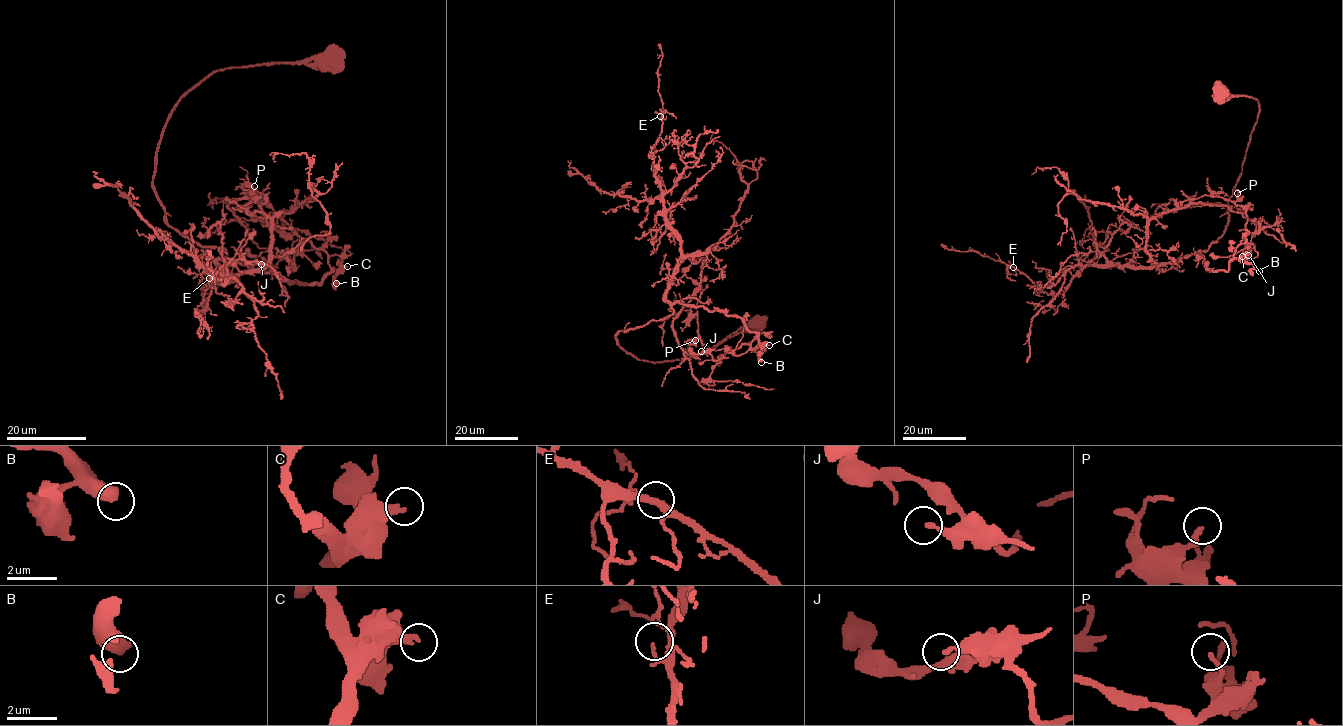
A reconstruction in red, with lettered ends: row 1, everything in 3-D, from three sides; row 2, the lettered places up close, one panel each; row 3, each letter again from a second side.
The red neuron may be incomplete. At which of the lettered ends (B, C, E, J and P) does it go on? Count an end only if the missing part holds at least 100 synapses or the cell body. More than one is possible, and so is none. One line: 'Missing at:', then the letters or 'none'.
Missing at: B

